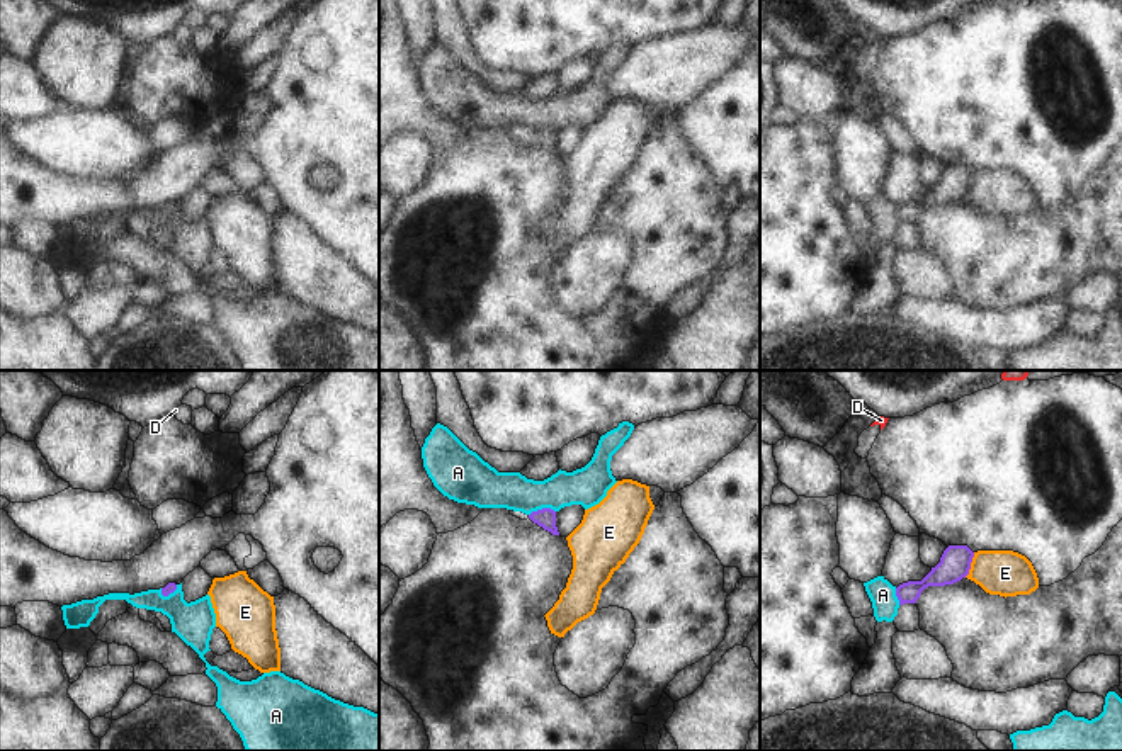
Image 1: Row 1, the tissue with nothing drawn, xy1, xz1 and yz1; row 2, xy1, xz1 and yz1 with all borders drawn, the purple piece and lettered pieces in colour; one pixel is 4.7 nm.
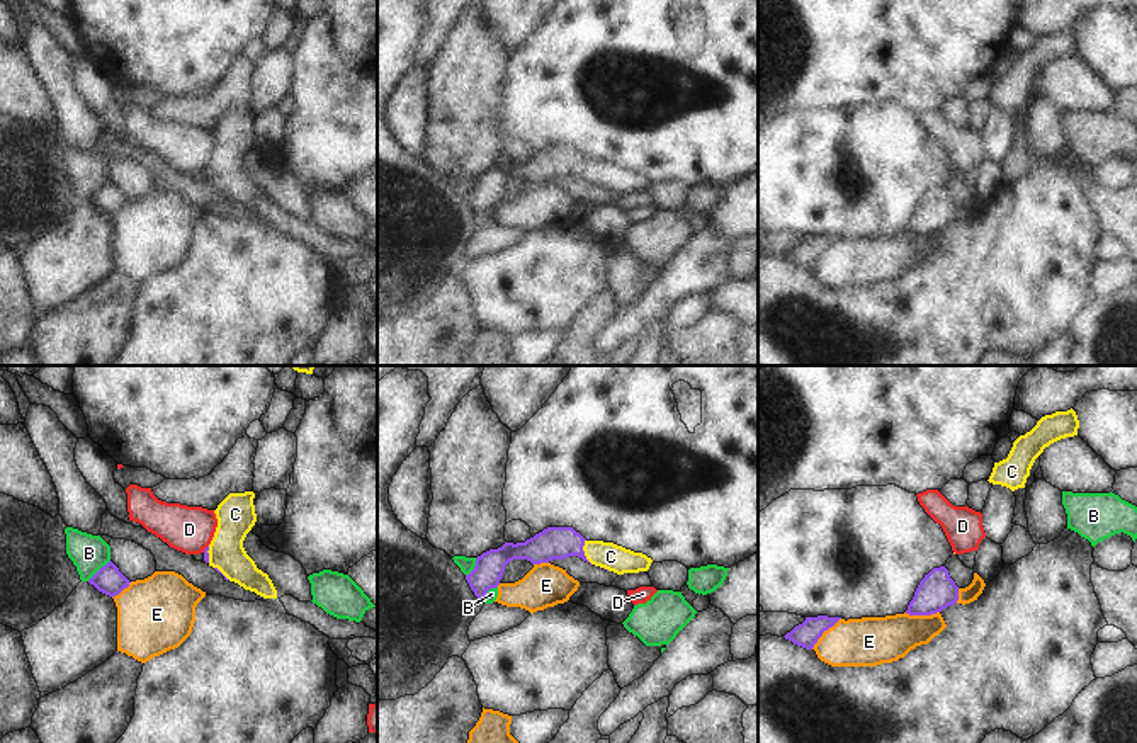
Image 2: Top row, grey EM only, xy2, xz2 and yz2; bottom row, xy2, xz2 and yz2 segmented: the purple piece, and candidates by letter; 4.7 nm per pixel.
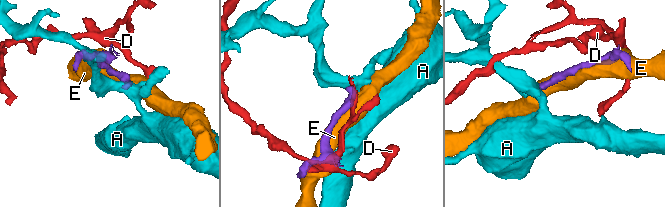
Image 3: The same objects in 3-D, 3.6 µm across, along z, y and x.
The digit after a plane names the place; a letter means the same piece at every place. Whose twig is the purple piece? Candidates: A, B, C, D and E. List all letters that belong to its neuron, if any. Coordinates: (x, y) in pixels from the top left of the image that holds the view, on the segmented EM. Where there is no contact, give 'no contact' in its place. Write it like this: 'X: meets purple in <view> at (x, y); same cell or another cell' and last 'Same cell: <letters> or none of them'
A: meets purple in xz1 at (541, 510); another cell
B: meets purple in xy2 at (99, 570); another cell
C: meets purple in xz2 at (583, 551); same cell
D: meets purple in xy2 at (206, 548); another cell
E: meets purple in yz2 at (922, 614); another cell
Same cell: C

